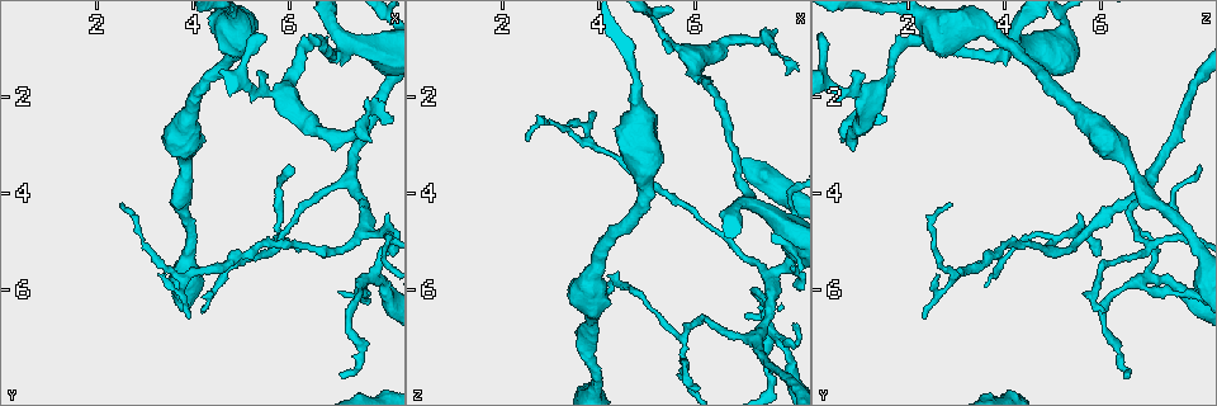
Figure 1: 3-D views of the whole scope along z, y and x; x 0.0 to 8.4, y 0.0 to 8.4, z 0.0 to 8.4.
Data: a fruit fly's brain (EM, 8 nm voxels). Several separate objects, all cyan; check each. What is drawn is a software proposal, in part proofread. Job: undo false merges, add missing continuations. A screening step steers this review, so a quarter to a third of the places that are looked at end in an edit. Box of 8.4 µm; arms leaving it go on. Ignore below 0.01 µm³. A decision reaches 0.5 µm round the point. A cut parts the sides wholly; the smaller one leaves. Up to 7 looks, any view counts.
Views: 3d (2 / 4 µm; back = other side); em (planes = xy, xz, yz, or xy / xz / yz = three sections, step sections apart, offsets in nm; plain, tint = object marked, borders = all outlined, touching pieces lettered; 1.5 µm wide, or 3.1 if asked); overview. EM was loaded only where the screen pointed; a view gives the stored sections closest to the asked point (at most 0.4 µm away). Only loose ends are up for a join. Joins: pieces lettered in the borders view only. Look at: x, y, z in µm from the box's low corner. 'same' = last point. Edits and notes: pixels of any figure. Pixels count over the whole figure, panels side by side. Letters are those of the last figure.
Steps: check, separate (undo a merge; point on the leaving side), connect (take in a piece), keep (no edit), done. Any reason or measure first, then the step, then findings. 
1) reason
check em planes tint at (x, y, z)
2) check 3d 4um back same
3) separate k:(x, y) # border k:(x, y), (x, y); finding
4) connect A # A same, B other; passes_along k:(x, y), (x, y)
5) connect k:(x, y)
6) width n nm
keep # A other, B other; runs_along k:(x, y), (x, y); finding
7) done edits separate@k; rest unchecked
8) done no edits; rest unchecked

branch stops here
check 3d 2um at (7.85, 2.45, 1.50)

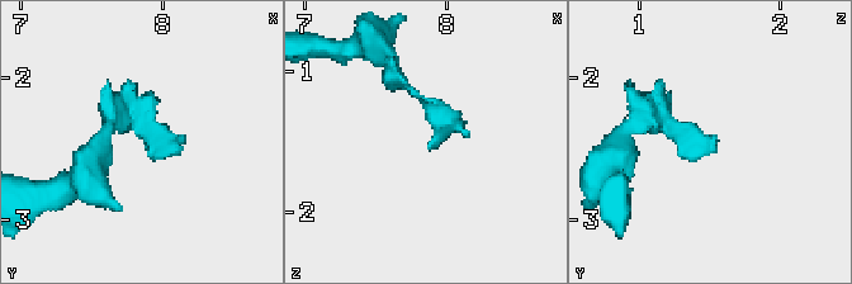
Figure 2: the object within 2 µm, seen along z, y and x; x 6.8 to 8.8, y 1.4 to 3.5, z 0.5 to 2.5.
check em planes borders at (7.88, 2.48, 1.56)

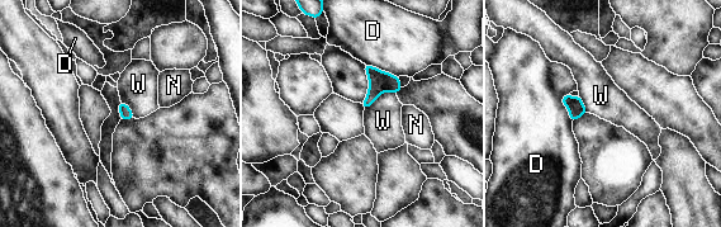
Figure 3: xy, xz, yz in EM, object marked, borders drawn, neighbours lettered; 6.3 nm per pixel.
width 90 nm
keep # D other, N other, W other; border 3:(395, 93), (382, 93), (364, 110); no lettered piece goes on from it

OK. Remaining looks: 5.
tapers out
check 3d 2um at (2.45, 4.25, 2.95)

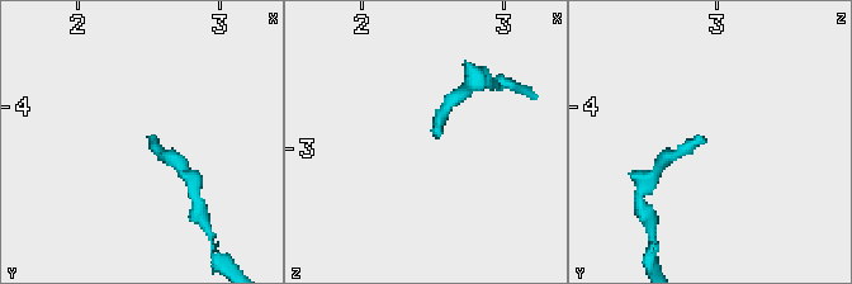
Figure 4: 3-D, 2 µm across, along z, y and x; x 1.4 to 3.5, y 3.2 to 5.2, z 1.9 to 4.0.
now the EM
check em 3.1um planes borders at (2.52, 4.20, 2.90)

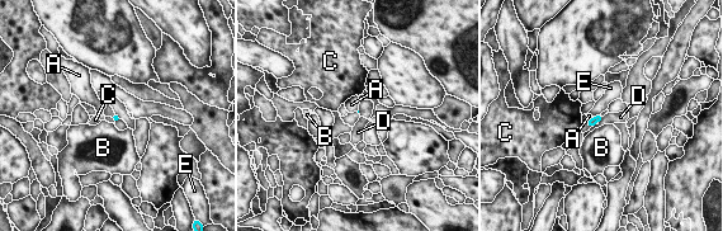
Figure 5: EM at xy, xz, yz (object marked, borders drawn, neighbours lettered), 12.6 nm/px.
keep # A other, B other, C other, D other, E other; none of them fits

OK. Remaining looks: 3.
four or more arms meet
check em planes borders at (7.55, 5.80, 6.85)

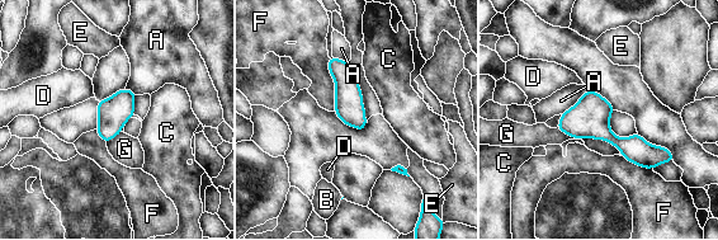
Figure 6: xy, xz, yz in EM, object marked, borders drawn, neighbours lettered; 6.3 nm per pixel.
longest_contact G 460 nm
keep # A other, B other, C other, D other, E other, F other, G other; border 6:(589, 89), (561, 114); all the same neuron

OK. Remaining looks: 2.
done no edits; rest unchecked

